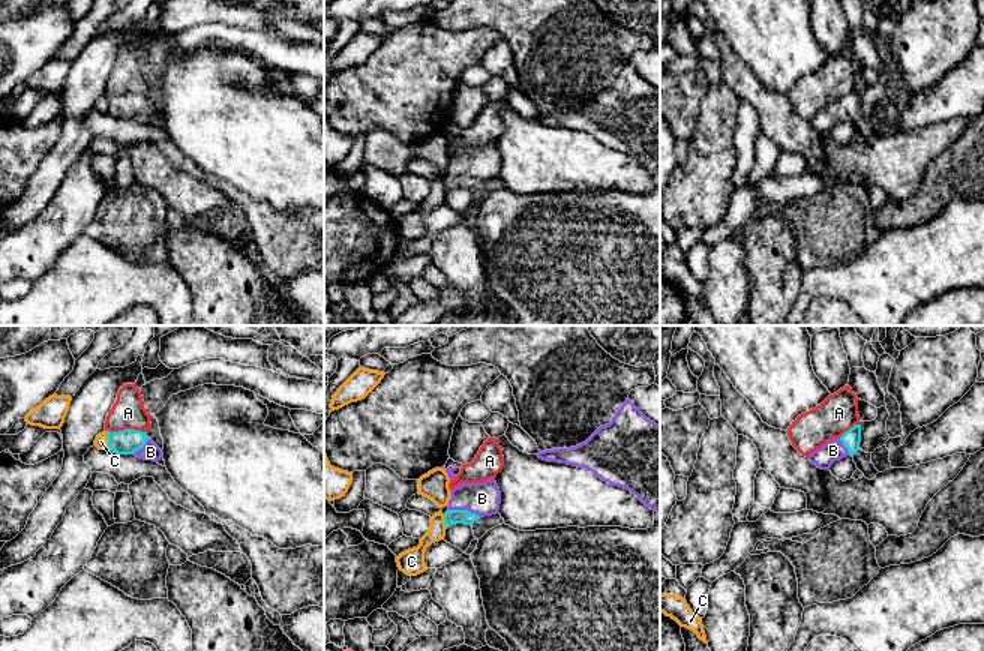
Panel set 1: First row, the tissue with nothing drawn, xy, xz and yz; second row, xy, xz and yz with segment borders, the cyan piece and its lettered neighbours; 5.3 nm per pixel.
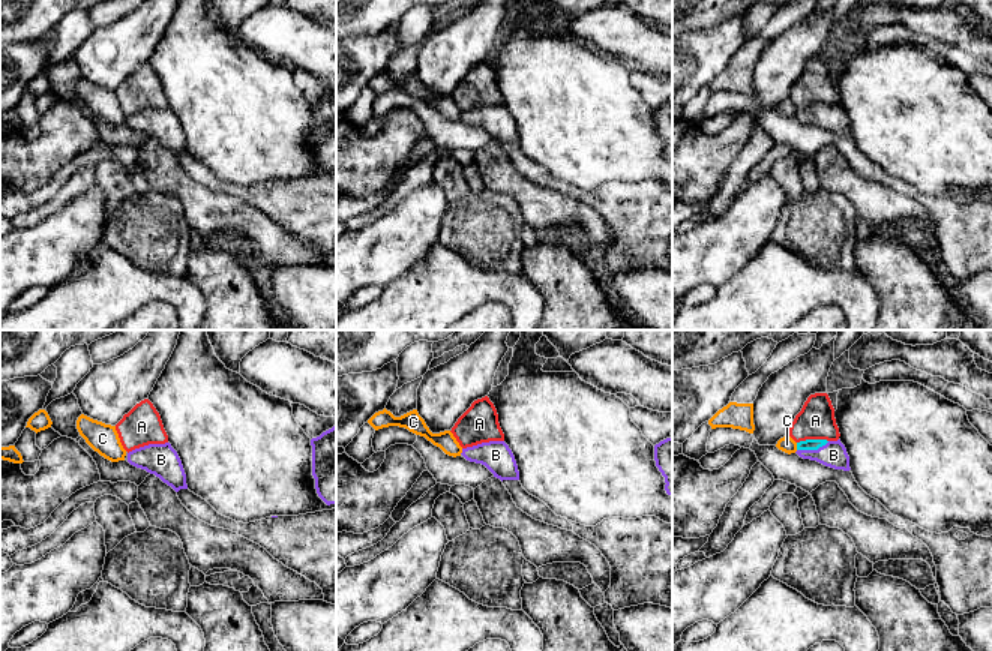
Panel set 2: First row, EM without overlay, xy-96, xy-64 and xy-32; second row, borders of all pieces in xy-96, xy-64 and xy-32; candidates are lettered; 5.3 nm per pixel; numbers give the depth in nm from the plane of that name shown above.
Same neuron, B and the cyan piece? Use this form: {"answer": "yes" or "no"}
{"answer": "yes"}

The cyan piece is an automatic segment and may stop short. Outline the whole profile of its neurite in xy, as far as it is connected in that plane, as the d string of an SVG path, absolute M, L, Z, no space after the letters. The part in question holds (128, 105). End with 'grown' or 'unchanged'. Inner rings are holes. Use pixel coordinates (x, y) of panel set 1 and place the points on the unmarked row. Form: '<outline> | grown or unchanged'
M135 93L106 94L106 100L108 112L117 118L135 118L140 123L153 126L164 120L162 114L147 100L147 96Z | grown

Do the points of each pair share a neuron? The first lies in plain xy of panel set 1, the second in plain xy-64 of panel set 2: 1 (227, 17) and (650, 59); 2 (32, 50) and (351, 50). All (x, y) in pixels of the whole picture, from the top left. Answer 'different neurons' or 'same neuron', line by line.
1: same neuron
2: same neuron

